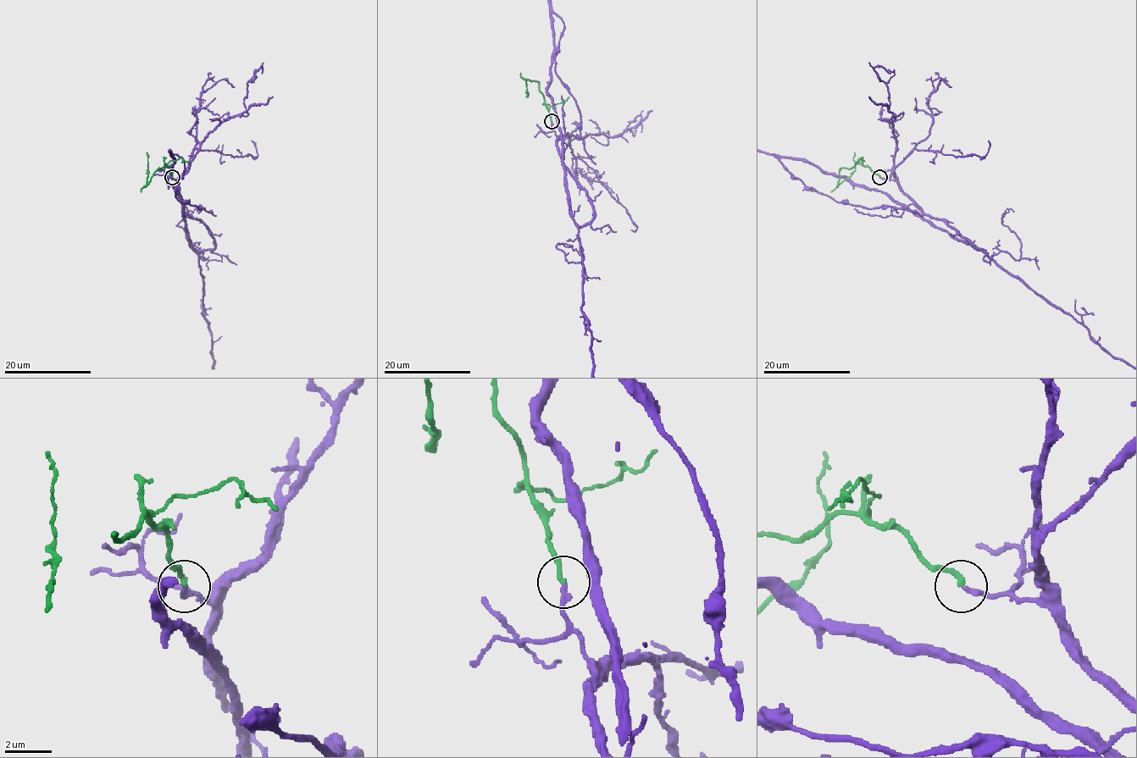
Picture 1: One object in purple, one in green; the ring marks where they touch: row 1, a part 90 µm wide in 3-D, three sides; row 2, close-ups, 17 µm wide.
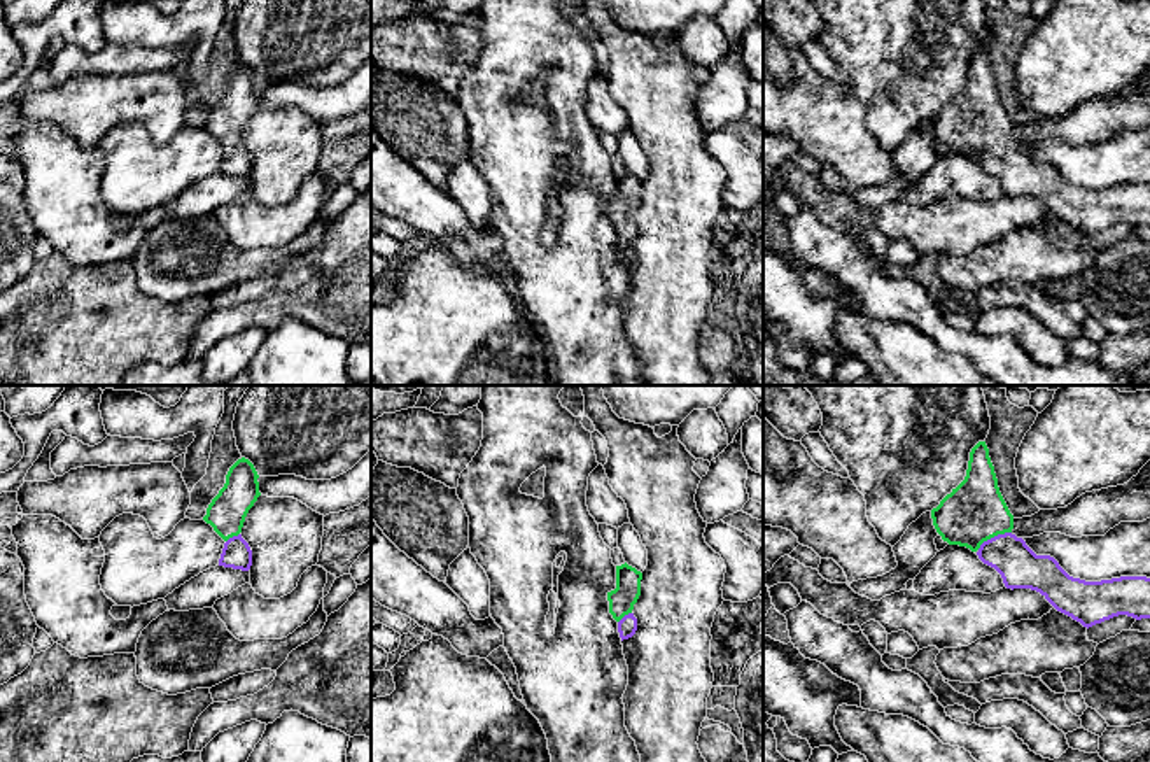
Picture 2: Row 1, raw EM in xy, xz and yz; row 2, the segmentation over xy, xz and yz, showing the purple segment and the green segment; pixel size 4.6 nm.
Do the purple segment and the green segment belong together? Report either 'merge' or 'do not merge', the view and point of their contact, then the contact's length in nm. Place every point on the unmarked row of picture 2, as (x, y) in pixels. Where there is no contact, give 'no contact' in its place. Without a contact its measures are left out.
merge; contact yz (995, 144); length 180 nm

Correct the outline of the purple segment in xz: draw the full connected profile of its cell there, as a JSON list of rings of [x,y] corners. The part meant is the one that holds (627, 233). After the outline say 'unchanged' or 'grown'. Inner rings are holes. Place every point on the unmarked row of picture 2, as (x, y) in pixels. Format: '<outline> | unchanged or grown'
[[[627,170],[616,173],[616,196],[607,200],[609,221],[618,229],[621,249],[628,247],[637,238],[637,226],[632,217],[641,203],[642,180]]] | grown

